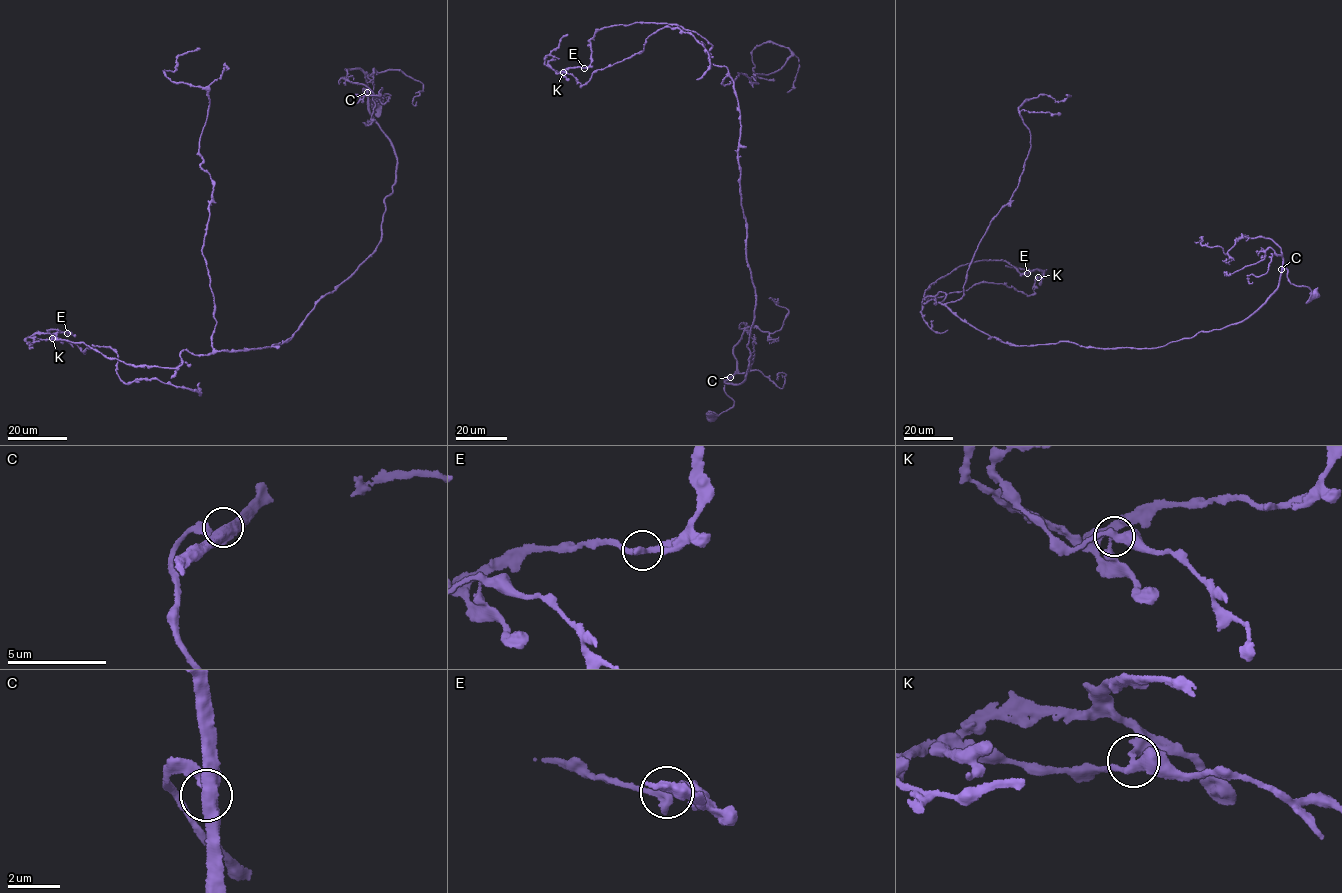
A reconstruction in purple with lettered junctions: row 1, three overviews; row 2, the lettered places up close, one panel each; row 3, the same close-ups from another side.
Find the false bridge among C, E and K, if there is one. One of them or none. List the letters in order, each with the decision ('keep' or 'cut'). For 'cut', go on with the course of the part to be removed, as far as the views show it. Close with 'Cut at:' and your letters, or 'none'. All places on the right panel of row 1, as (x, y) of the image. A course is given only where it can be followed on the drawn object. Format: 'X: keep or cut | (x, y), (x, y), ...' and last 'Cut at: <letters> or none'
C: keep
E: keep
K: cut | (1038, 277), (1031, 295), (986, 282), (944, 296), (925, 297), (920, 311), (924, 321), (938, 333), (948, 330)
Cut at: K

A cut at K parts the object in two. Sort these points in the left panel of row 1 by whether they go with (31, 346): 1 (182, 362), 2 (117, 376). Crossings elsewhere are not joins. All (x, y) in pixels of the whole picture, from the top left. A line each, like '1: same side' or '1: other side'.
1: same side
2: other side

